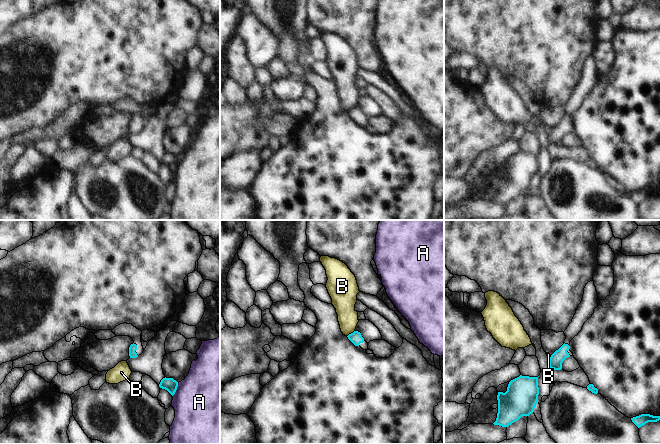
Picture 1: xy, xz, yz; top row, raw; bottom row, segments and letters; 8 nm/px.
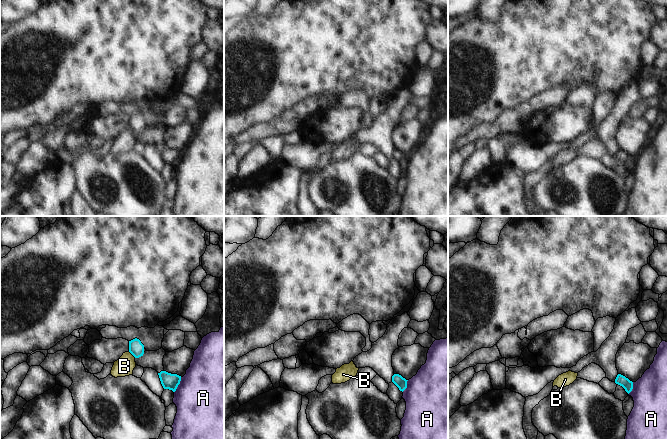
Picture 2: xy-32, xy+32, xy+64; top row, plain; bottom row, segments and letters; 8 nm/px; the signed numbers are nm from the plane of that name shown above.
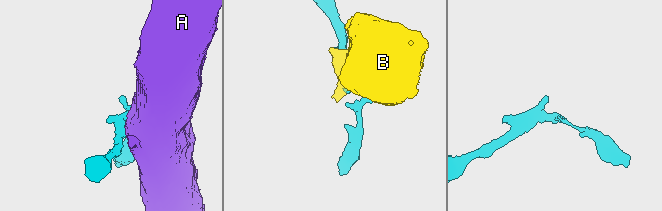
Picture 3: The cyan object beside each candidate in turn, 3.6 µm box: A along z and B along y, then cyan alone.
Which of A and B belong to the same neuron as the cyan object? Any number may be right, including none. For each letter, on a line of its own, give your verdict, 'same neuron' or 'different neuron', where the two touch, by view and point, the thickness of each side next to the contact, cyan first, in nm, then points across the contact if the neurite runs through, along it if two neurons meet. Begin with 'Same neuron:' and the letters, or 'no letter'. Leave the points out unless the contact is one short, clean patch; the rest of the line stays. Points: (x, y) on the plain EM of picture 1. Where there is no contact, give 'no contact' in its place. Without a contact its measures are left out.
Same neuron: no letter
A: different neuron; meets cyan in xy at (176, 165); 110 nm thick on the cyan side, 500 nm on the other
B: different neuron; meets cyan in xz at (351, 109); 100 nm thick on the cyan side, 170 nm on the other; border along xz (354, 106), (347, 112)

